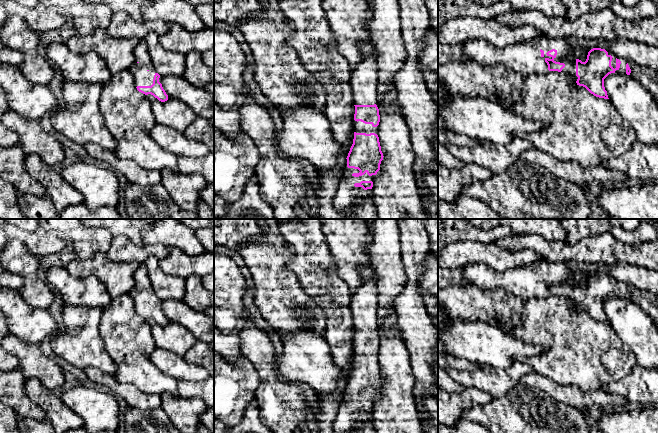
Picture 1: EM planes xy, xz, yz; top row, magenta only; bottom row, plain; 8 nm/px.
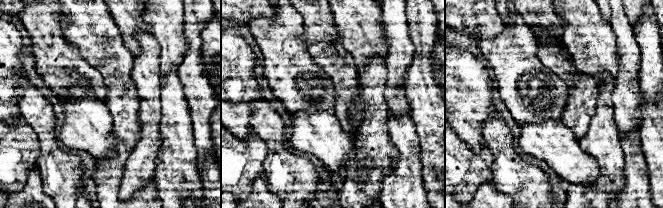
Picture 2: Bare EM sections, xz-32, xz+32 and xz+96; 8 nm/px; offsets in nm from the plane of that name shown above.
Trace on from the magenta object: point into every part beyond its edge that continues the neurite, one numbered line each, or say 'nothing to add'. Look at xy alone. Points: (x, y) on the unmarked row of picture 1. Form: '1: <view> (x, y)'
1: xy (142, 301)

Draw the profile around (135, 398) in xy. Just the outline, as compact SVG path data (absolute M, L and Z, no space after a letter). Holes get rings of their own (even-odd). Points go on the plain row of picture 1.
M88 367L83 369L85 381L93 386L102 388L118 399L123 399L129 407L140 410L153 410L161 408L159 394L147 394L138 390L134 385L120 383L116 378L100 369Z

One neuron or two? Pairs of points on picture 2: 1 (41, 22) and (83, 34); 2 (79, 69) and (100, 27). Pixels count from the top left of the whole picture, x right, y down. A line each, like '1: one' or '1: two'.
1: two
2: two

